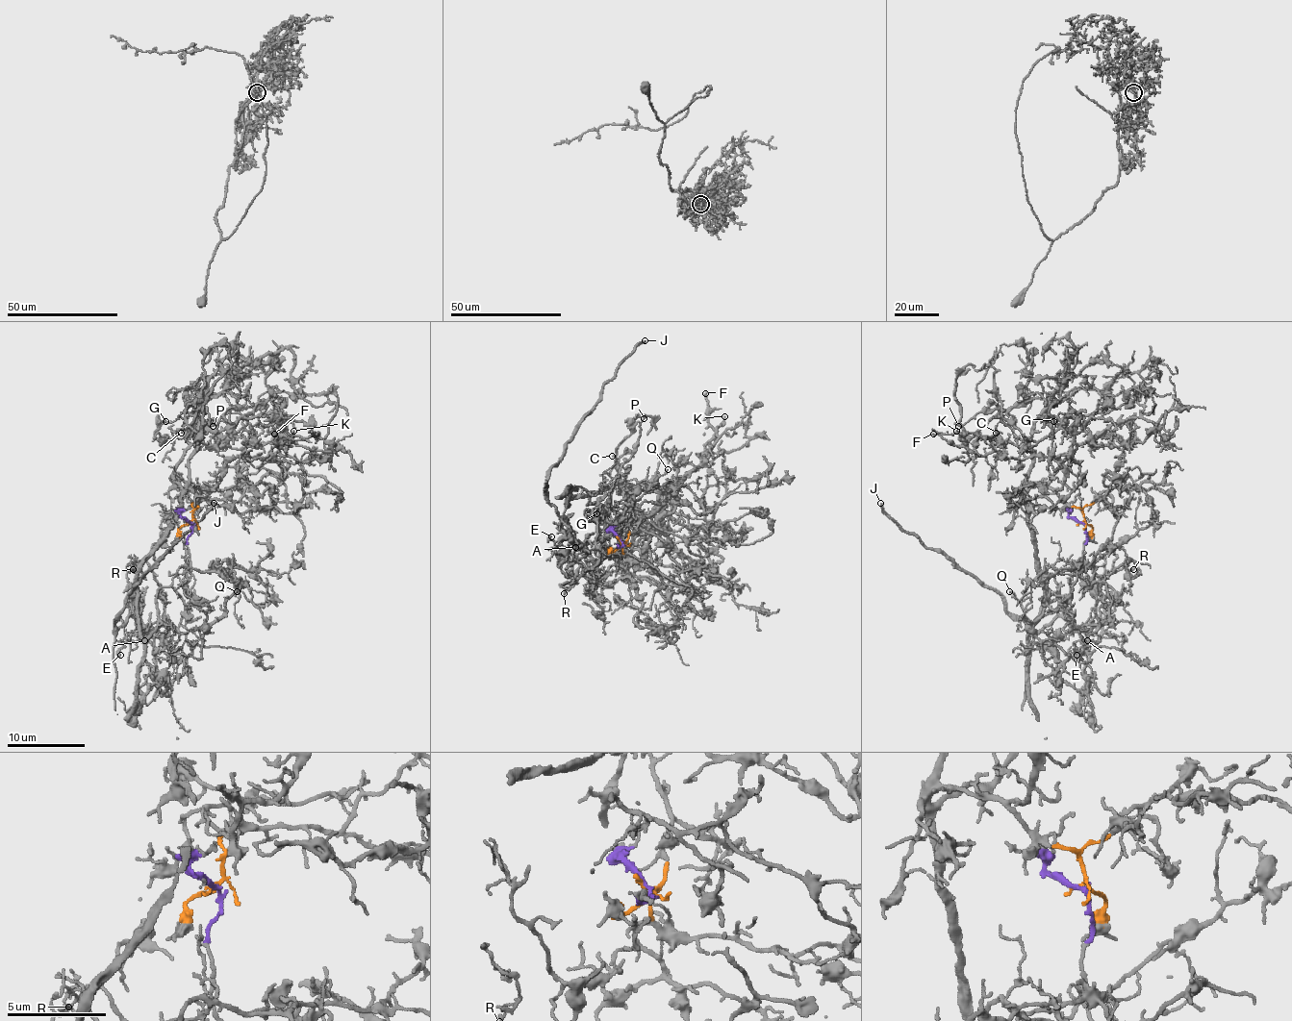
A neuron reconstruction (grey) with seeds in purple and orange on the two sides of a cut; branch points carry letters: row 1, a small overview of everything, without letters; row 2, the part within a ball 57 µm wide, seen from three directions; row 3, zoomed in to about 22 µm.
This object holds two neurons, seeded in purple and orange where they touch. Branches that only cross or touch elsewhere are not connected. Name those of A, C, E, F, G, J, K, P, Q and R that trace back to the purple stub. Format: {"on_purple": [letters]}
{"on_purple": ["A", "E", "J", "Q", "R"]}

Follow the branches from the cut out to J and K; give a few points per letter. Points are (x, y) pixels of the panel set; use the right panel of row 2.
J: (1081, 522), (1102, 623), (1081, 631), (1058, 617), (1033, 631), (880, 503)
K: (1081, 522), (1083, 512), (1056, 491), (1064, 467), (1054, 458), (1016, 460), (997, 452), (981, 456), (955, 431)

